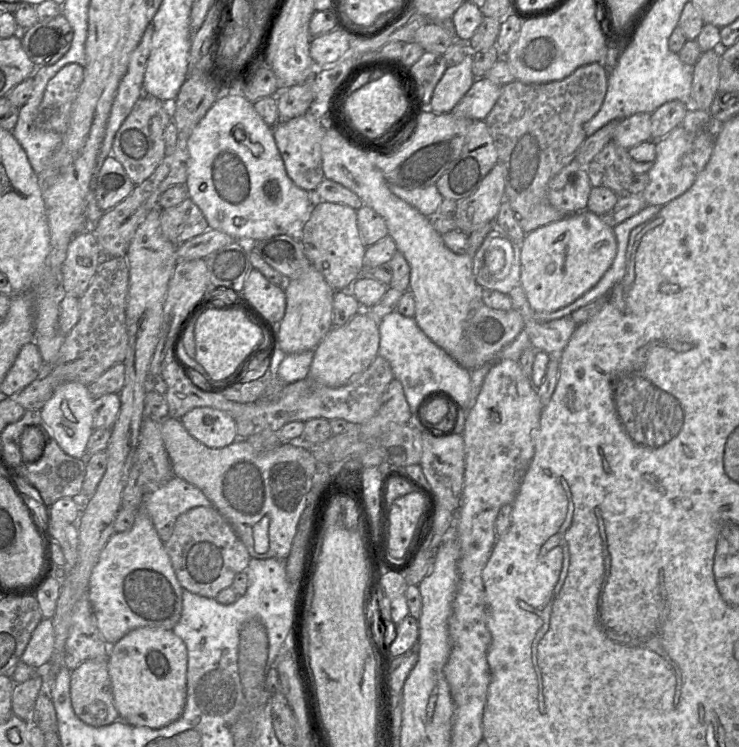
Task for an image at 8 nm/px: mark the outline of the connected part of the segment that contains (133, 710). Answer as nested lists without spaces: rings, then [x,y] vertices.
[[[137,628],[110,646],[108,673],[119,718],[136,727],[160,729],[176,721],[186,702],[187,649],[172,631]]]

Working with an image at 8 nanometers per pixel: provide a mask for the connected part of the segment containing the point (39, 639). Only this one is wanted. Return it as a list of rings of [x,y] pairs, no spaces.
[[[42,619],[32,633],[21,661],[34,668],[48,663],[54,650],[54,629],[50,619]]]

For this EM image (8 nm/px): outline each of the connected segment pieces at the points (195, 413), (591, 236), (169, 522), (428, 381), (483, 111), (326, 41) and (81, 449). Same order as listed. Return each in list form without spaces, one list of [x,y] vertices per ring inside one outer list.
[[[197,407],[180,421],[191,436],[209,448],[224,448],[238,439],[236,421],[225,411]]]
[[[585,210],[566,215],[525,235],[521,244],[521,283],[535,313],[564,308],[594,287],[611,267],[617,254],[612,227]]]
[[[174,476],[166,484],[144,496],[142,509],[152,520],[161,541],[165,543],[173,533],[177,518],[200,506],[213,507],[199,488]]]
[[[398,311],[384,316],[378,323],[380,343],[378,355],[391,365],[394,378],[403,386],[410,410],[416,416],[423,398],[432,391],[443,390],[458,402],[460,411],[470,408],[470,370],[460,366],[444,350],[431,341],[418,327],[413,317],[405,317]]]
[[[486,77],[475,78],[469,91],[451,113],[470,120],[484,121],[499,99],[502,87],[494,84]]]
[[[336,29],[313,37],[310,56],[318,66],[337,61],[351,46],[352,38],[343,30]]]
[[[66,382],[59,385],[52,397],[40,409],[42,420],[57,441],[60,448],[77,459],[86,459],[86,446],[94,431],[92,404],[94,397],[88,386],[77,382]]]

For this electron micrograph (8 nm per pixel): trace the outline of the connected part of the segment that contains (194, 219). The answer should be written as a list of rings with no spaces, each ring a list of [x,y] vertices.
[[[191,198],[160,211],[161,230],[166,239],[178,246],[209,229],[207,220]]]

